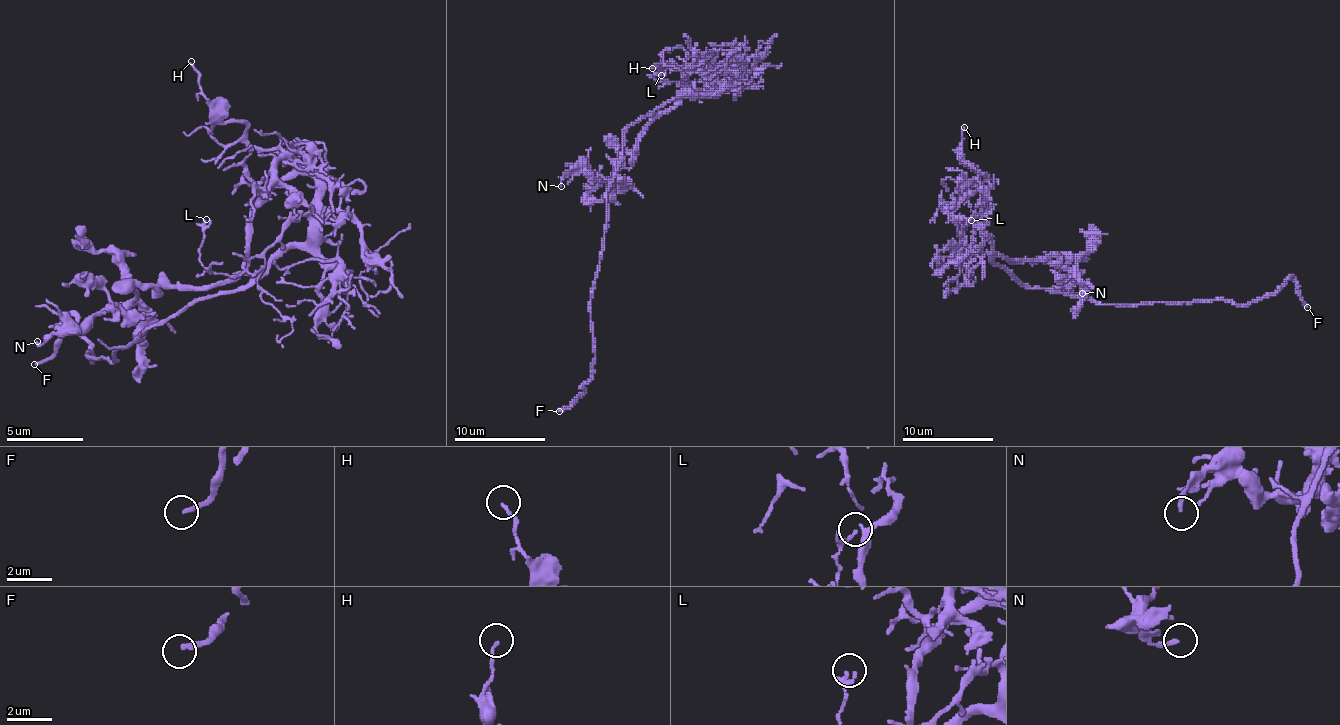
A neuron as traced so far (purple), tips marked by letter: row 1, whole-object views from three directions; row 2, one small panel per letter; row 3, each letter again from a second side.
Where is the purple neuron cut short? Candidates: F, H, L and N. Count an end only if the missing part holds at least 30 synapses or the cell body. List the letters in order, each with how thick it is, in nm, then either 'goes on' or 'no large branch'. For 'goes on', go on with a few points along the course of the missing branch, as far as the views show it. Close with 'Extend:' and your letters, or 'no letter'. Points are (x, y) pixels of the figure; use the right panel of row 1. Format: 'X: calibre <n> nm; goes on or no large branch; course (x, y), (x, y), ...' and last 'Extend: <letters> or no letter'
F: calibre 200 nm; goes on
H: calibre 140 nm; no large branch
L: calibre 140 nm; no large branch
N: calibre 190 nm; no large branch
Extend: F

